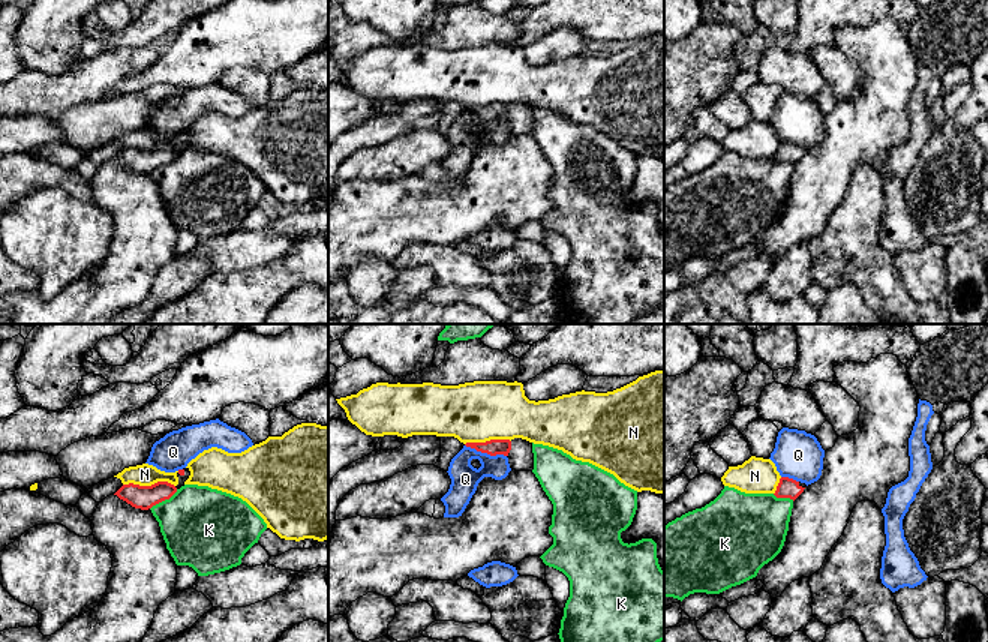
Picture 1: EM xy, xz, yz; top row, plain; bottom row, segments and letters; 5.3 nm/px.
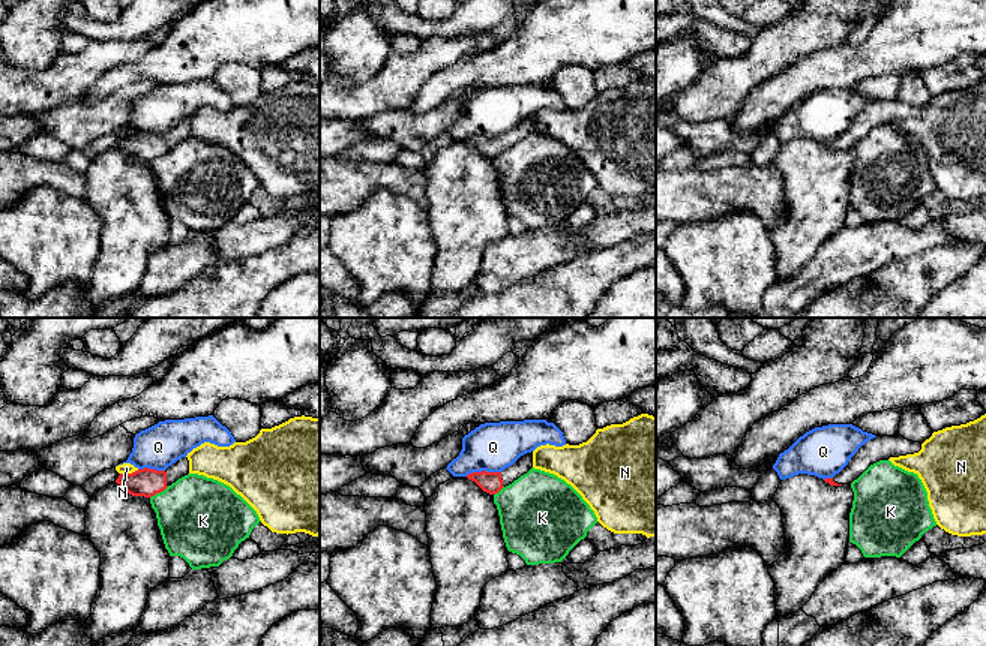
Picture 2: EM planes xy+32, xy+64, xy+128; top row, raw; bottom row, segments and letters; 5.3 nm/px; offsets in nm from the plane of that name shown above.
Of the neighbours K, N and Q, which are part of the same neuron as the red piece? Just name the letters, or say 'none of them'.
none of them

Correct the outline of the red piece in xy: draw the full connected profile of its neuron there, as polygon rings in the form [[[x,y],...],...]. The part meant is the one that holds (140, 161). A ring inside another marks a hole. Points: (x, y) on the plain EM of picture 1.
[[[157,146],[151,150],[123,148],[114,159],[135,172],[148,174],[153,170],[169,164],[177,152],[168,146]]]

